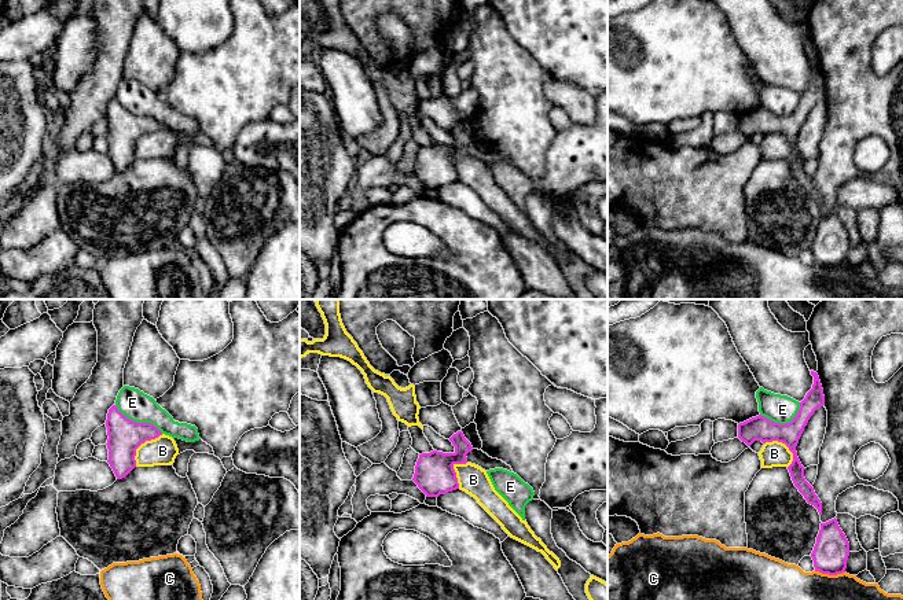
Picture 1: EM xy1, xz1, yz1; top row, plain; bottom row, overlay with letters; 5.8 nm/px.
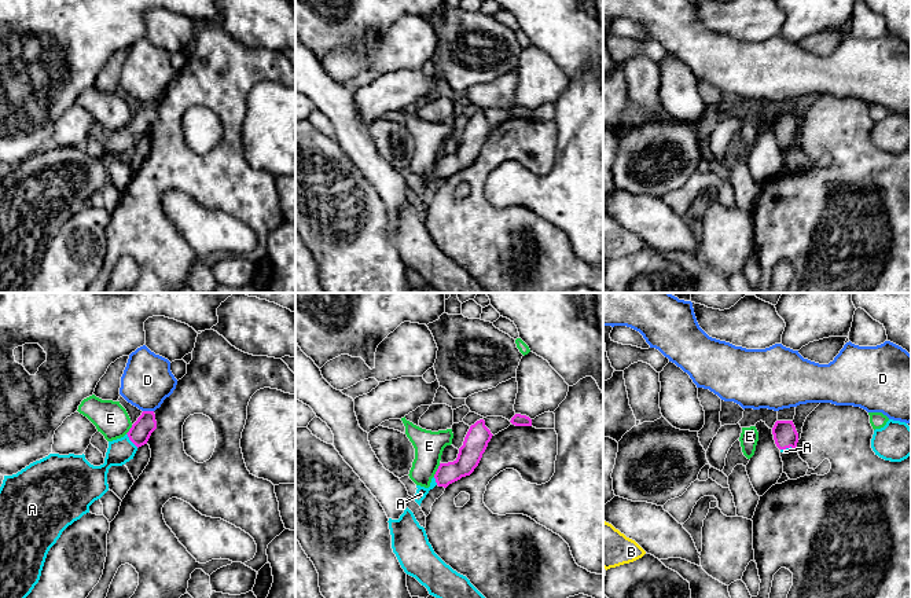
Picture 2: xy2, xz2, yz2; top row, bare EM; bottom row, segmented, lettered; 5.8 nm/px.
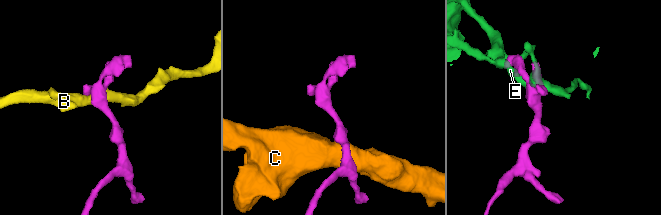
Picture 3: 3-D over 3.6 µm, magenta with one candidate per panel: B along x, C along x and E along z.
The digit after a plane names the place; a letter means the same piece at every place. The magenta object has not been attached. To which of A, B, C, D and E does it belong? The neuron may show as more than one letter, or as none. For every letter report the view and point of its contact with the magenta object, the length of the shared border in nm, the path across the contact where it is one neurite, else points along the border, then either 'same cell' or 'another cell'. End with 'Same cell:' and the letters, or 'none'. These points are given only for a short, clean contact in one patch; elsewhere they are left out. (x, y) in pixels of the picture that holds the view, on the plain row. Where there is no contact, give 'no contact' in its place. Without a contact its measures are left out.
A: xy2 (131, 132) | 110 nm | across xy2 (139, 125), (131, 132), (120, 143) | same cell
B: xy1 (140, 136) | 260 nm | along xy1 (162, 127), (146, 132), (136, 142), (135, 158) | another cell
C: yz1 (830, 267) | 180 nm | another cell
D: xy2 (149, 103) | 60 nm | along xy2 (143, 102), (153, 103) | another cell
E: yz1 (784, 117) | 260 nm | another cell
Same cell: A

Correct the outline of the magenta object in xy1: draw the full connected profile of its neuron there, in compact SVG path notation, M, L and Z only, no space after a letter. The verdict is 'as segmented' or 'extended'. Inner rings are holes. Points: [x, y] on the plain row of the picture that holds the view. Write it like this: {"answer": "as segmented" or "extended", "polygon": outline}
{"answer": "as segmented", "polygon": "M115 97L109 102L107 113L107 155L113 161L117 172L125 170L136 159L136 141L146 133L162 128L150 115L136 115L124 108Z"}

